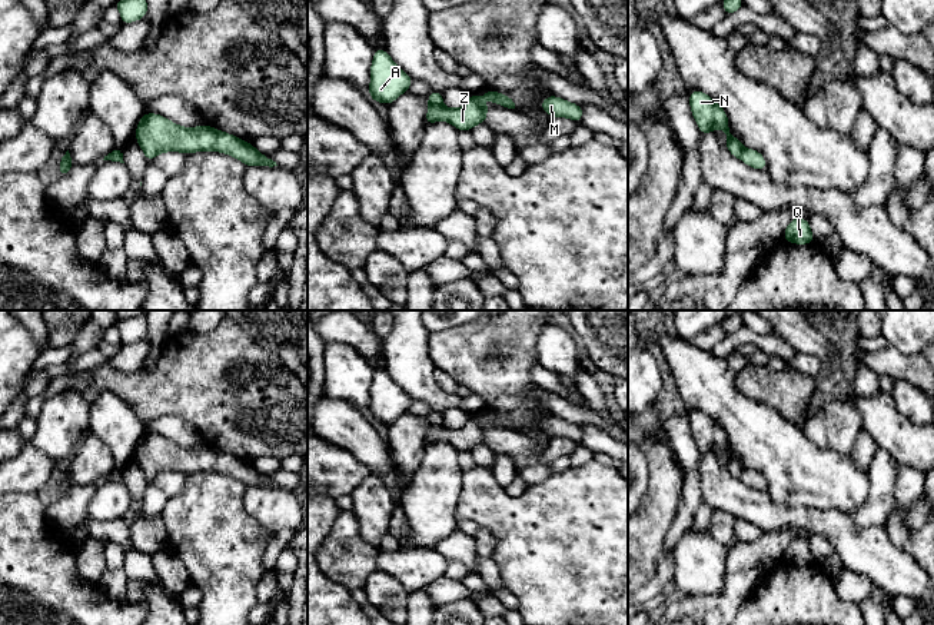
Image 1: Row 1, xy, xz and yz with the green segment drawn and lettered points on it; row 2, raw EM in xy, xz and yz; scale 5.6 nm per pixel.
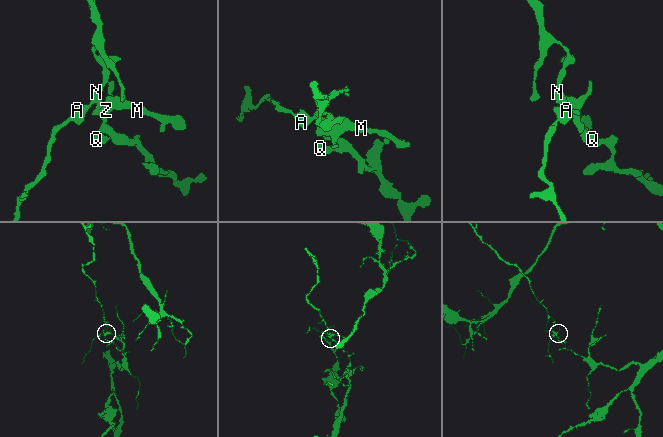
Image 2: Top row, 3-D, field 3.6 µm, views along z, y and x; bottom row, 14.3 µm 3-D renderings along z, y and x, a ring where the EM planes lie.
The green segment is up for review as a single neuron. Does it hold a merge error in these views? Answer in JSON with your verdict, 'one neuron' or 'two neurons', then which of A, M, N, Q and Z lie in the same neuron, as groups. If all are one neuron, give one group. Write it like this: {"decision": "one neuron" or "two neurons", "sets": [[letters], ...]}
{"decision": "two neurons", "sets": [["A", "N"], ["M", "Q", "Z"]]}

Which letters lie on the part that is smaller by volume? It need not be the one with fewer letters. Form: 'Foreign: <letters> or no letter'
Foreign: A, N

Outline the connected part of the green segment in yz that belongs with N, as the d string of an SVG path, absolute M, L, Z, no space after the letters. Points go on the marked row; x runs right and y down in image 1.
M689 90L691 113L702 136L721 127L727 137L727 150L737 159L741 159L744 146L738 137L729 132L728 116L721 104L717 104L711 96L699 90Z

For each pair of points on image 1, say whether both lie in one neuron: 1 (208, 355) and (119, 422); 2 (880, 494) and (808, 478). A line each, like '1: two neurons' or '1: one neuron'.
1: two neurons
2: two neurons

